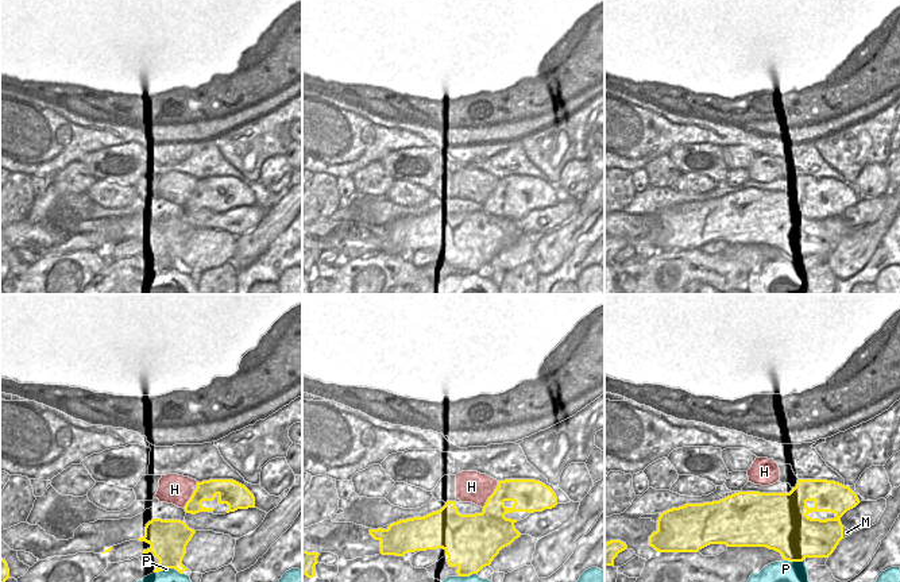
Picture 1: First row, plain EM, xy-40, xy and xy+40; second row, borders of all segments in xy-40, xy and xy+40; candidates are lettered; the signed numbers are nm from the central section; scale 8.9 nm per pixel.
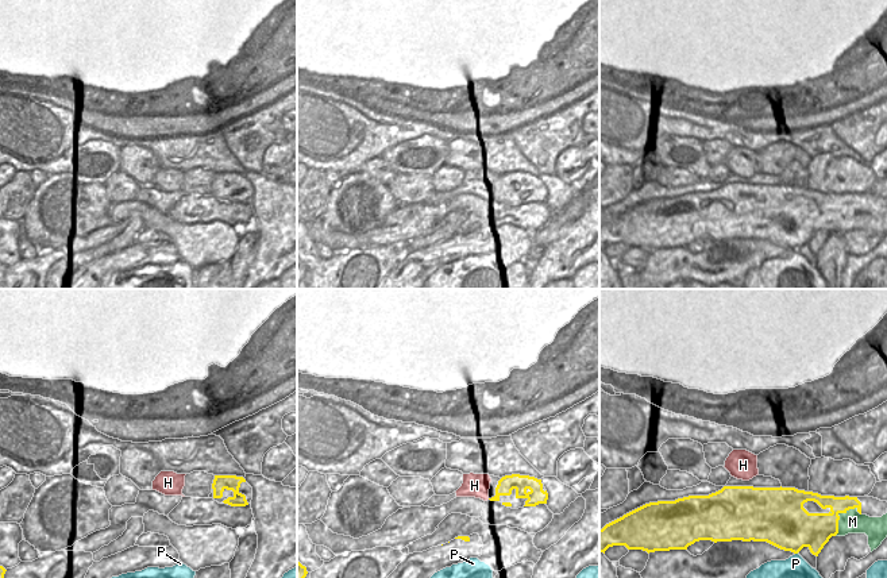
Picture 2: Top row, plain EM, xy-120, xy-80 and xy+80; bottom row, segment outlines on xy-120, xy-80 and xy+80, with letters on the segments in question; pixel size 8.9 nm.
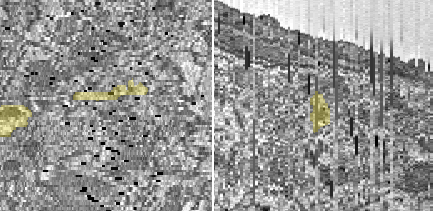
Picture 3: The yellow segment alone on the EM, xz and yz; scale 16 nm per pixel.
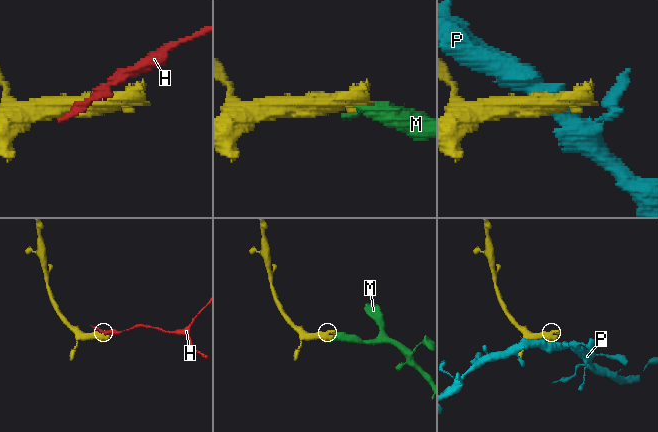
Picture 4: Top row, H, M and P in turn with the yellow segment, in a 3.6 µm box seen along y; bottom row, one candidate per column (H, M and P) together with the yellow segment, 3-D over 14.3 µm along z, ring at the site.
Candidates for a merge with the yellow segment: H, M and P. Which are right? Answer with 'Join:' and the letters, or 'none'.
Join: M

